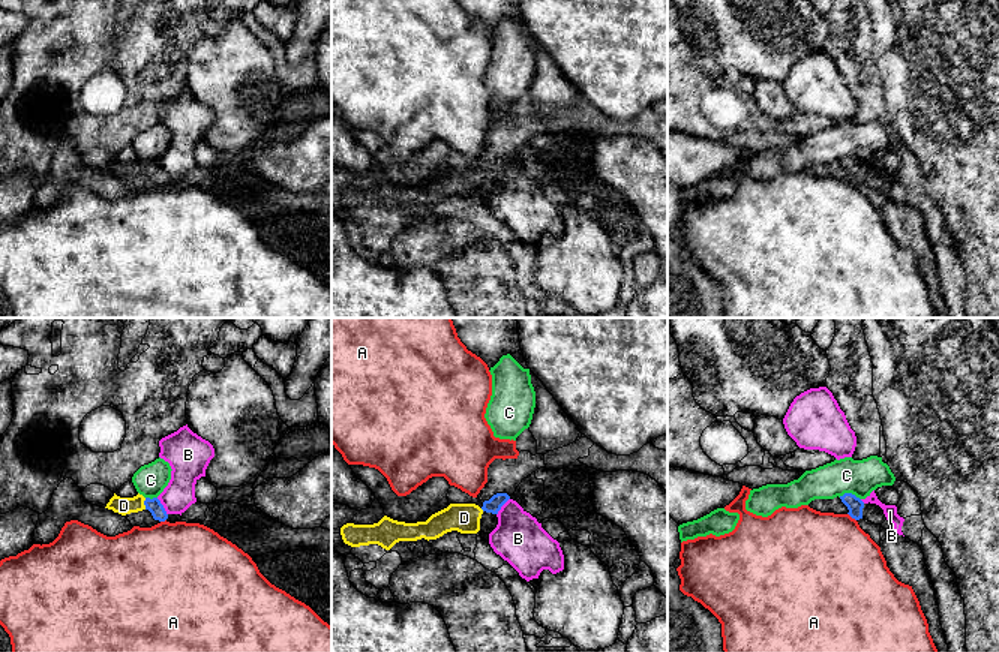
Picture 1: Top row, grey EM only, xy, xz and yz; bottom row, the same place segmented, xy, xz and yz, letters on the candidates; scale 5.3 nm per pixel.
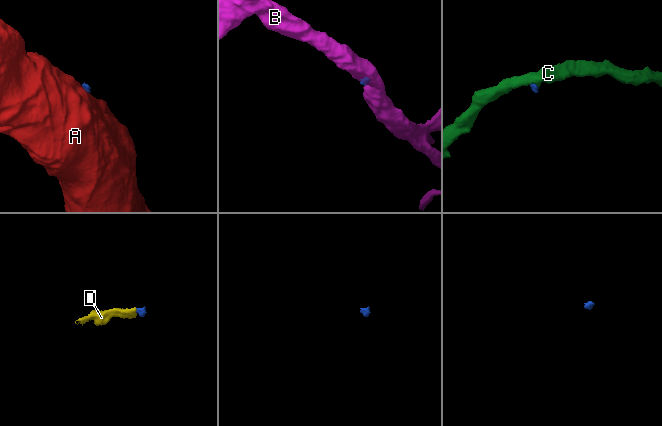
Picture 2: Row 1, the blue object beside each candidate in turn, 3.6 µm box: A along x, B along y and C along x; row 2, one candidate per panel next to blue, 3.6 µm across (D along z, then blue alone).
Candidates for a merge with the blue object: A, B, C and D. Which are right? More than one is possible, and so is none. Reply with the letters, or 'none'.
D

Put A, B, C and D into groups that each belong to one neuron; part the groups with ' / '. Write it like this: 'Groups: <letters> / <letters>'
Groups: A / B / C / D

